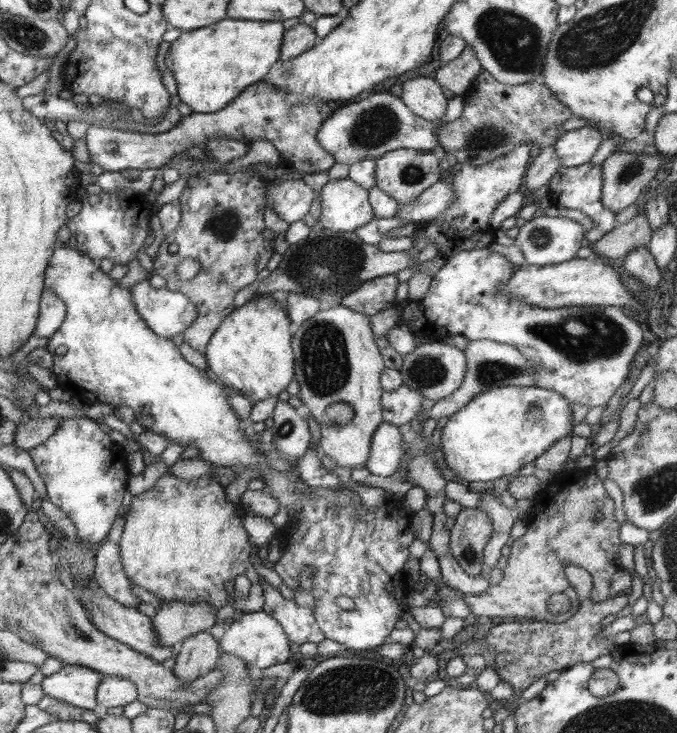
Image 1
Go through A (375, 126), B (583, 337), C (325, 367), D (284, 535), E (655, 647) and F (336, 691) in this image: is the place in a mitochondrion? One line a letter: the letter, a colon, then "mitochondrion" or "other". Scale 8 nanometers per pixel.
A: mitochondrion
B: mitochondrion
C: mitochondrion
D: other
E: other
F: mitochondrion

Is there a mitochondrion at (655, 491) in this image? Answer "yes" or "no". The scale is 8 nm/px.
yes

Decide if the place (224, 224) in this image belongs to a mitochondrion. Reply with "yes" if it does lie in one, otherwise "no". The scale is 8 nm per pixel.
yes

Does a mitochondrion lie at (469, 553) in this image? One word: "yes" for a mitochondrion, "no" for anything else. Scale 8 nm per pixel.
yes

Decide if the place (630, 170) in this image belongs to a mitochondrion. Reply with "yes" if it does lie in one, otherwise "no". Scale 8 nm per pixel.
yes

